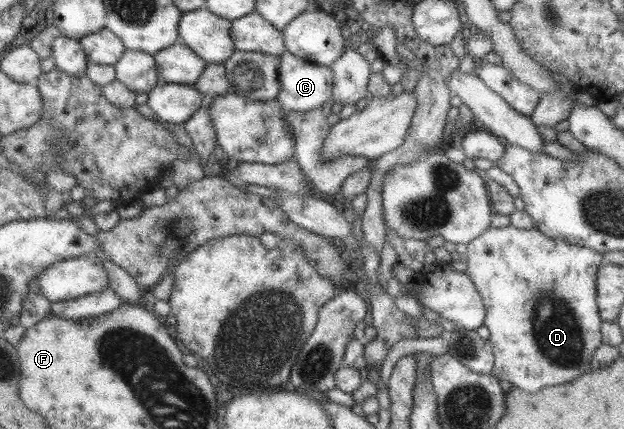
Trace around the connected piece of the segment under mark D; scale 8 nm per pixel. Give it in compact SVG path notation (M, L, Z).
M510 224L485 229L467 243L465 256L465 274L472 280L485 308L483 326L490 332L487 341L492 346L492 376L534 393L544 387L544 383L568 383L590 369L590 357L602 344L595 279L600 264L608 261L608 256L562 239L550 239L534 227L516 229Z

